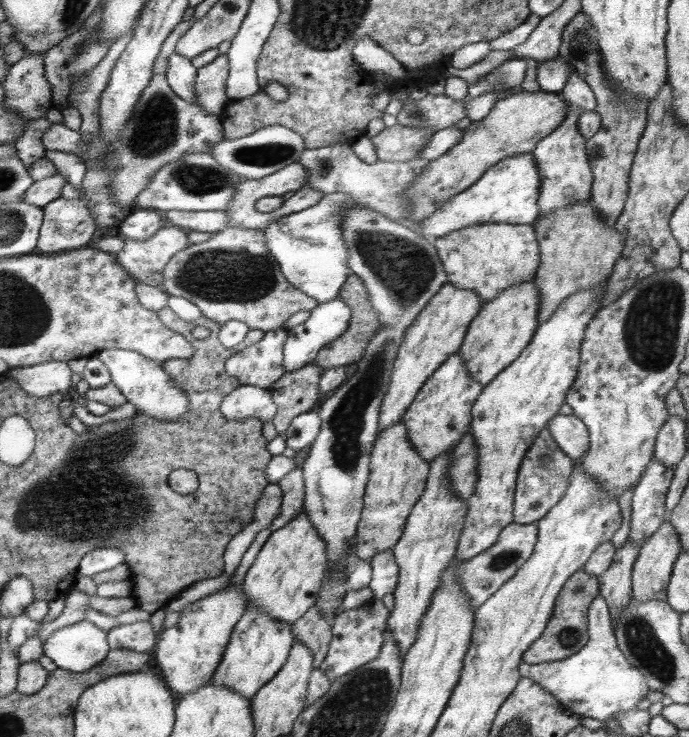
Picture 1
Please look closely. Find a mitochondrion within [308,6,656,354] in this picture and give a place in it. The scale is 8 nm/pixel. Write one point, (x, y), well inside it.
(579, 42)

